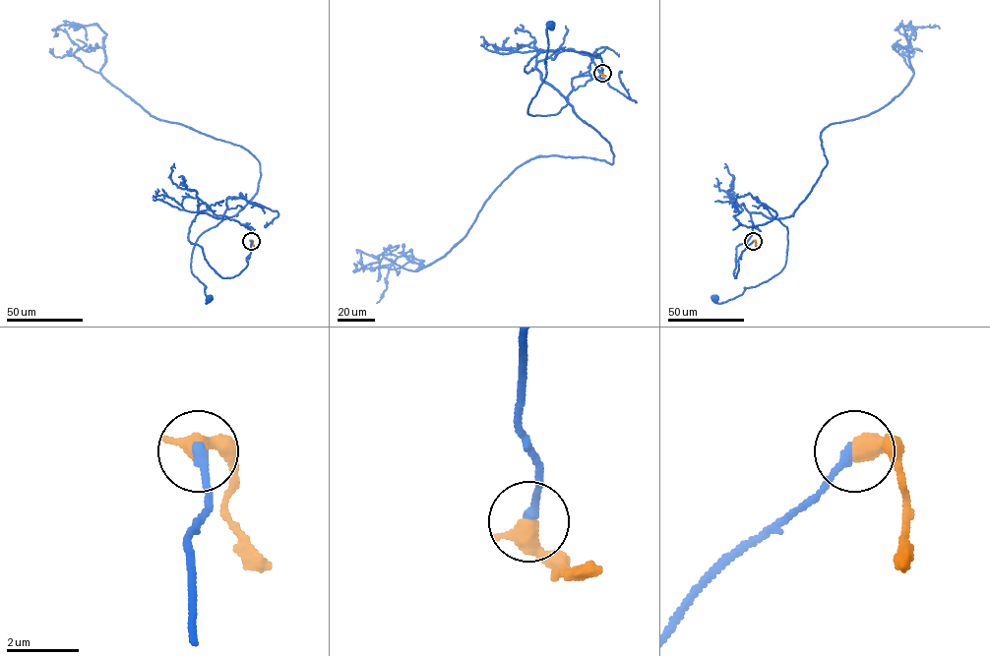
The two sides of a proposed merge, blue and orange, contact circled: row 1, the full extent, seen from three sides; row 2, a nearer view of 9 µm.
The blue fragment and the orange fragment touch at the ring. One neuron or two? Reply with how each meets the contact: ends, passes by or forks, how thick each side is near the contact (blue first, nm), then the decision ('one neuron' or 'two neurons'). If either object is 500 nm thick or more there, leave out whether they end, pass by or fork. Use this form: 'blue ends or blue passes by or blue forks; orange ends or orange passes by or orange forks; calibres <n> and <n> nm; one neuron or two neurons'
calibres 280 and 550 nm; one neuron

